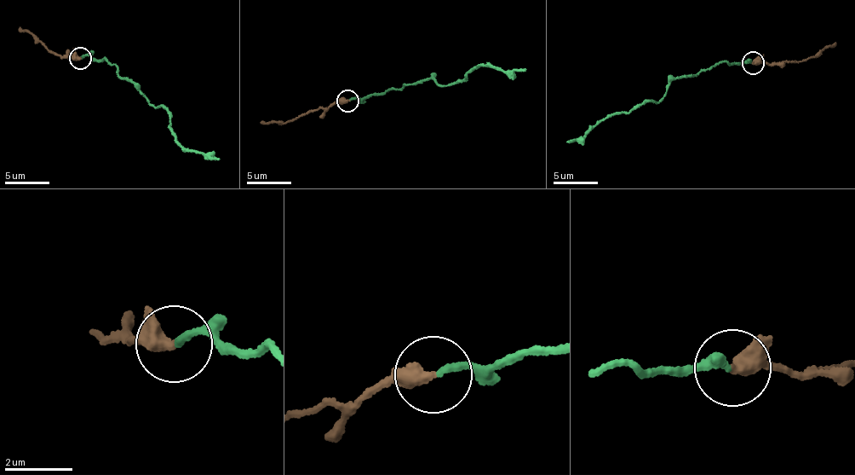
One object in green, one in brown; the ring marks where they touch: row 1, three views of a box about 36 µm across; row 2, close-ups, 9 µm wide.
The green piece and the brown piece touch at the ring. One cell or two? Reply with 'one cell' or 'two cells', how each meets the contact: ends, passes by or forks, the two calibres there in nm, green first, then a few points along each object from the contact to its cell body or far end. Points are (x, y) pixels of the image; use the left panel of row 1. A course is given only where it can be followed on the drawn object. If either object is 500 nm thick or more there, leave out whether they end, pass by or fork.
one cell; green ends there; brown ends there; 190 nm thick on the green side, 440 nm on the other; green runs (82, 58), (106, 60), (118, 75), (140, 85), (151, 105), (167, 111), (181, 147), (218, 159); brown runs (79, 57), (66, 57), (49, 51), (40, 40), (18, 28)

